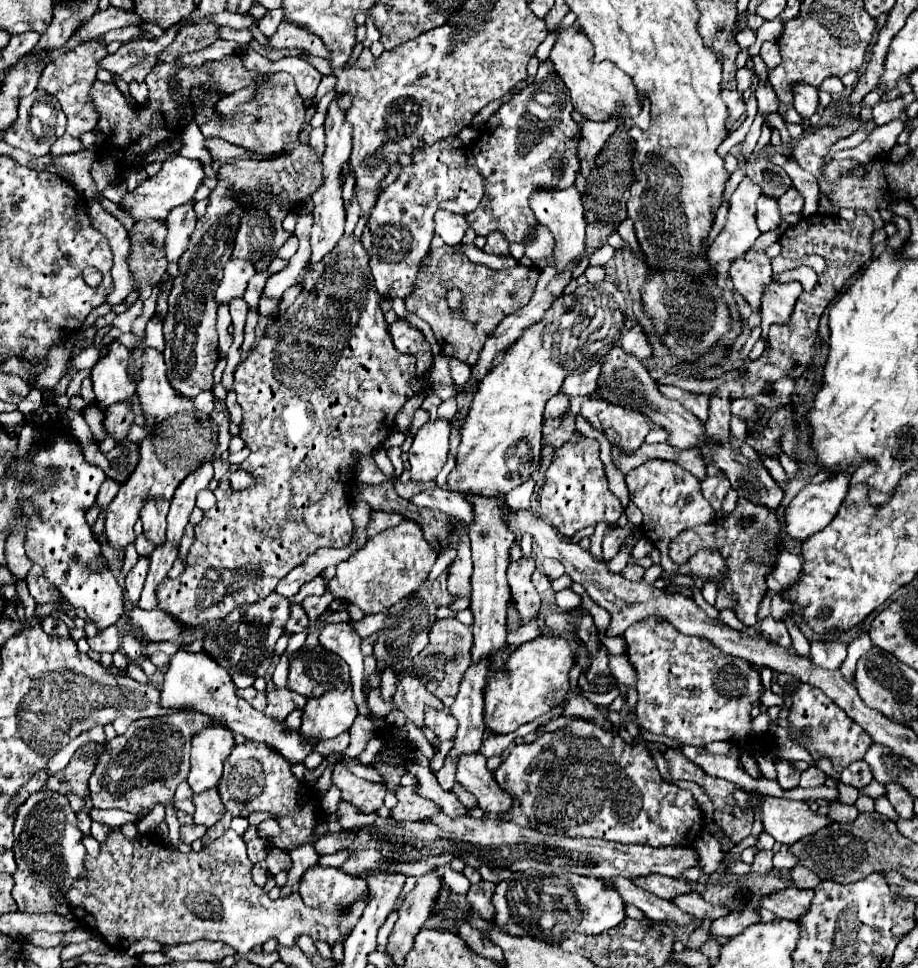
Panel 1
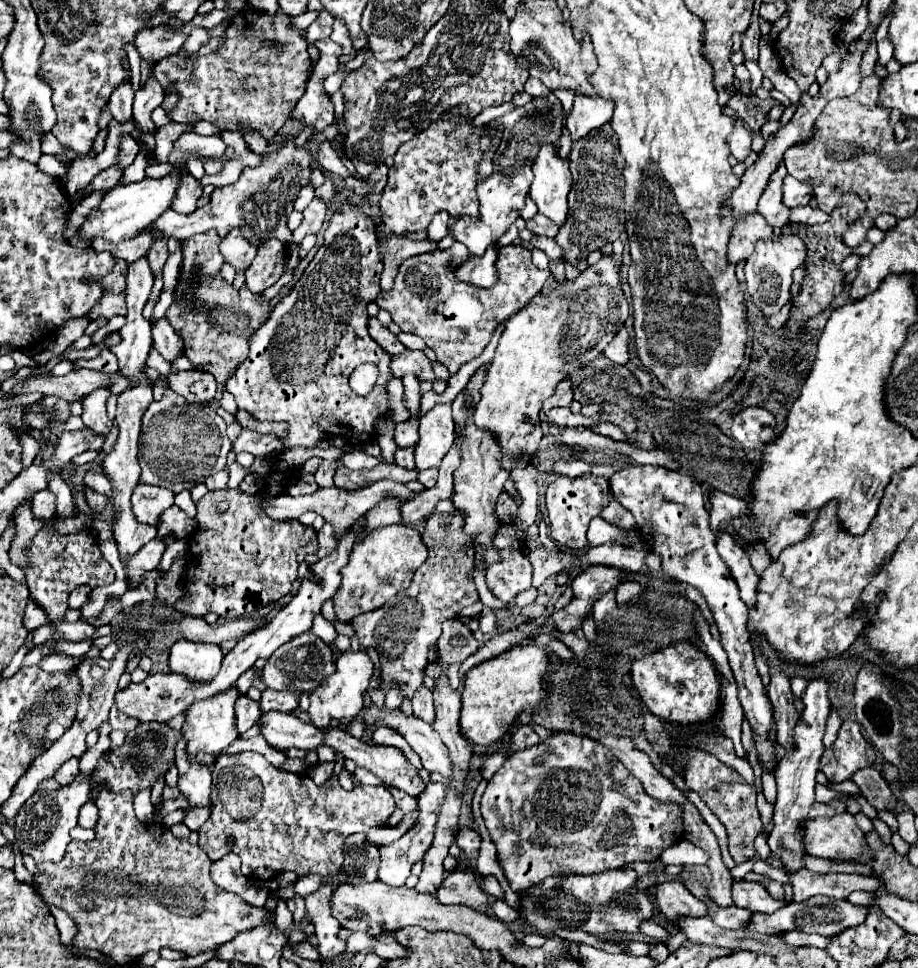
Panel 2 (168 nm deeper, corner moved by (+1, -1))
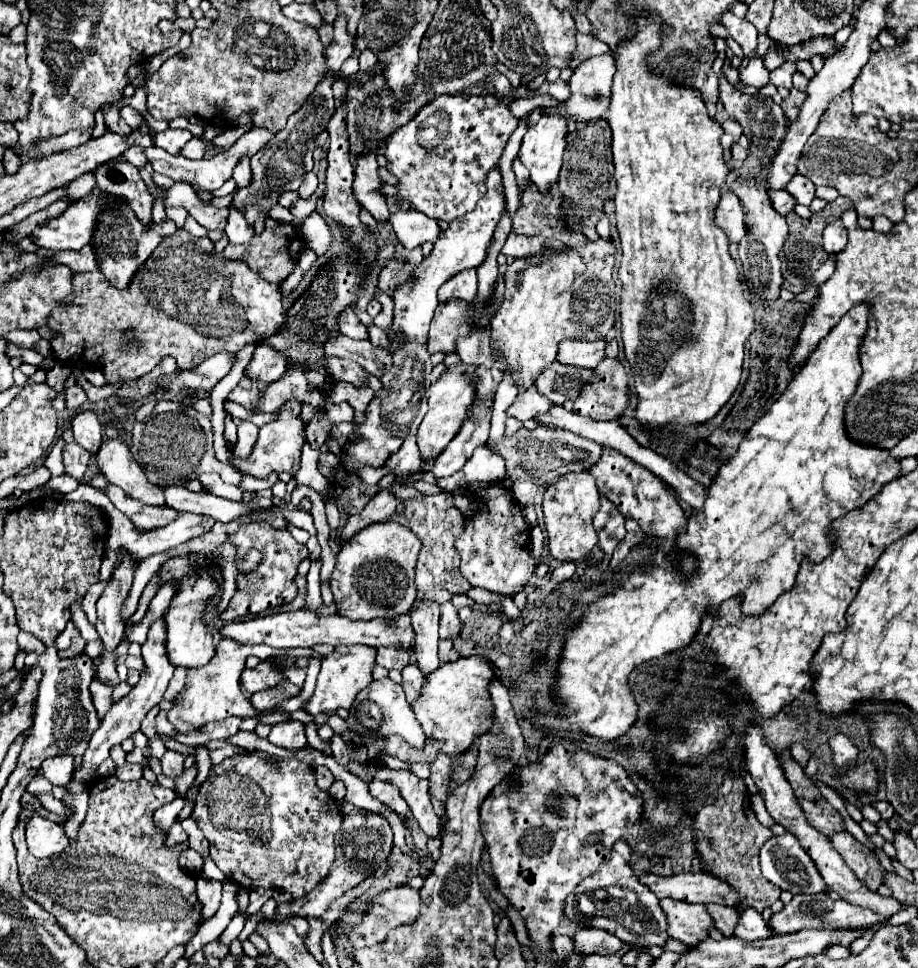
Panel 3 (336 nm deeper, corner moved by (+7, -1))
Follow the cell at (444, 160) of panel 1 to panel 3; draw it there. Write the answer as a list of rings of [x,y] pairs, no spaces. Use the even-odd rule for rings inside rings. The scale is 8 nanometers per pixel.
[[[443,94],[433,98],[387,140],[387,170],[399,178],[397,202],[407,198],[413,209],[437,220],[451,222],[461,218],[485,194],[487,172],[497,166],[515,128],[517,118],[509,106],[493,96]]]

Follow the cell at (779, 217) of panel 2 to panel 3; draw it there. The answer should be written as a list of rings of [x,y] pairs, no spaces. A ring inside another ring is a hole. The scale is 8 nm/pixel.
[[[769,190],[769,196],[771,196],[771,202],[773,202],[773,208],[783,216],[787,216],[797,204],[795,198],[787,190]]]

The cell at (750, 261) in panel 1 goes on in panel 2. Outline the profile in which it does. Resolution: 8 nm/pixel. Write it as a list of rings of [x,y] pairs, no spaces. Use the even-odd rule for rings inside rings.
[[[751,214],[747,218],[741,218],[735,222],[735,228],[731,232],[731,240],[727,246],[727,260],[731,264],[745,262],[751,252],[755,250],[757,240],[773,236],[774,231],[759,214]]]

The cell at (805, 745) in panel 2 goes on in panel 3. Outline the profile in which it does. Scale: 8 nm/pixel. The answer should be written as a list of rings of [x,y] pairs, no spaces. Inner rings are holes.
[[[789,832],[765,842],[765,846],[761,848],[761,870],[769,882],[777,884],[781,890],[787,890],[791,894],[823,894],[823,892],[827,892],[827,884],[823,882],[821,874],[817,872],[813,860],[801,848],[797,838]]]

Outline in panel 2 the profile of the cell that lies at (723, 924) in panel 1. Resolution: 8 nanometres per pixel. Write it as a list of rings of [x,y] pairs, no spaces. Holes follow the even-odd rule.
[[[811,896],[803,902],[791,902],[789,906],[773,912],[773,914],[753,914],[751,922],[743,926],[751,932],[765,932],[765,934],[779,934],[787,930],[803,930],[807,934],[821,934],[821,936],[833,936],[849,926],[857,926],[865,920],[867,906],[853,906],[847,900],[835,900],[829,896]]]

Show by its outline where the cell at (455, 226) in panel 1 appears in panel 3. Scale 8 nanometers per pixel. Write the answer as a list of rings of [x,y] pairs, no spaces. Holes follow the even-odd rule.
[[[419,210],[395,212],[391,214],[389,222],[393,224],[393,230],[405,248],[417,248],[423,242],[435,242],[439,236],[437,222]]]

